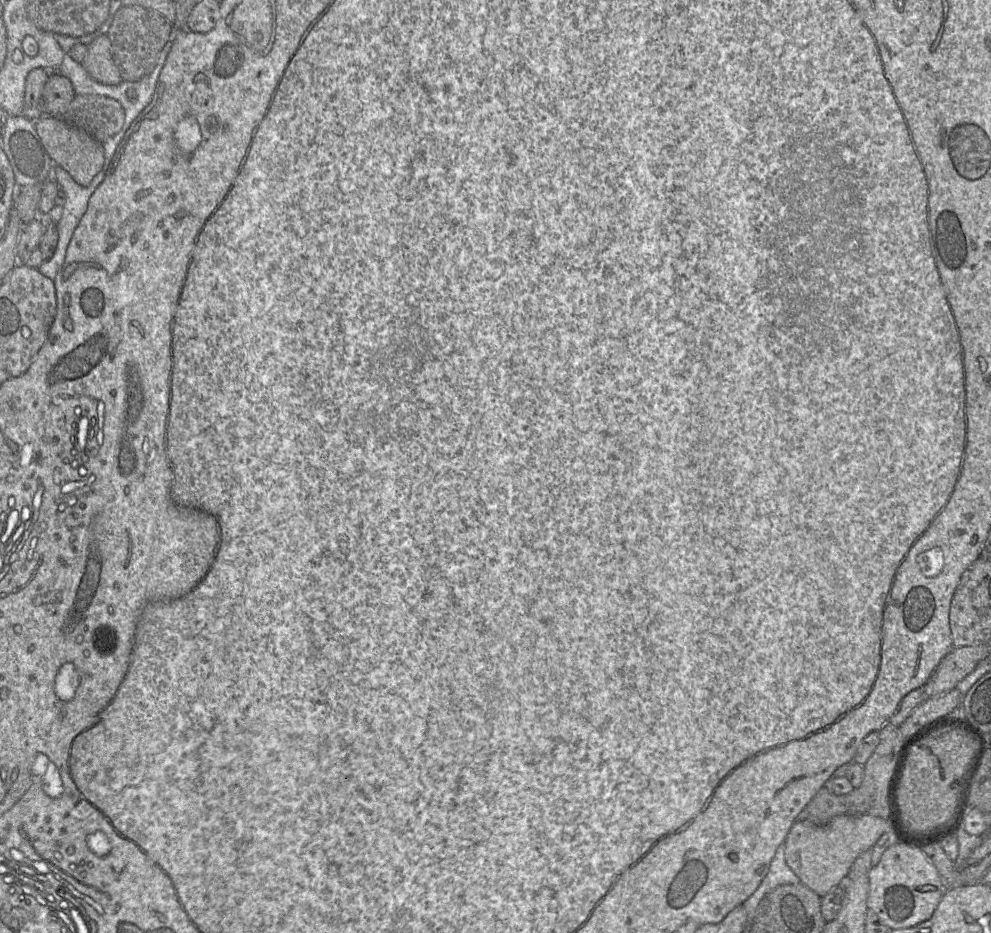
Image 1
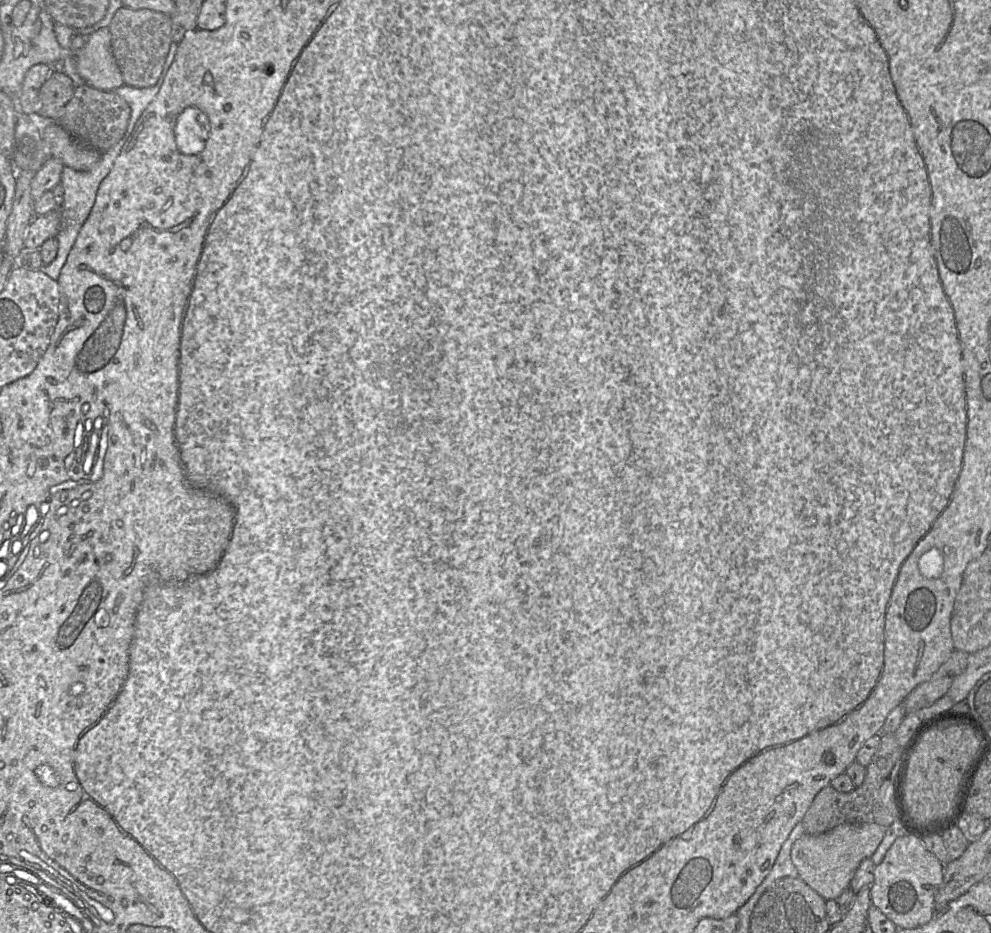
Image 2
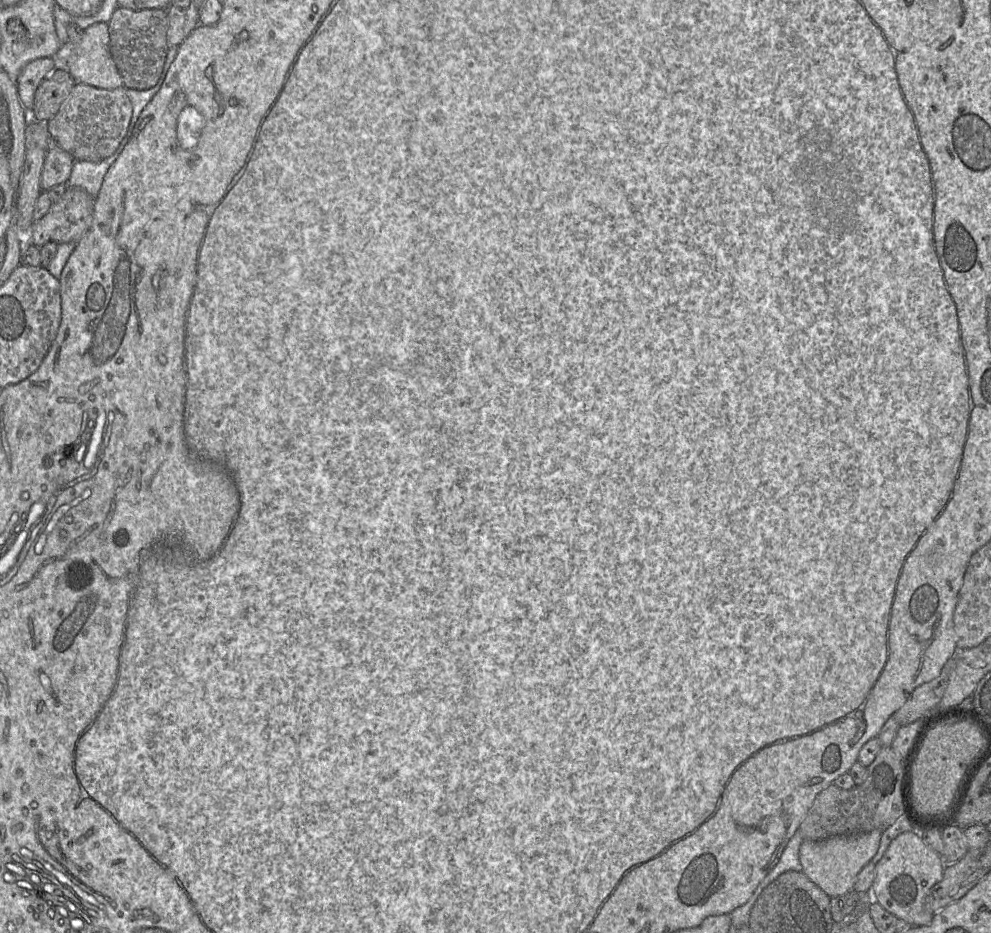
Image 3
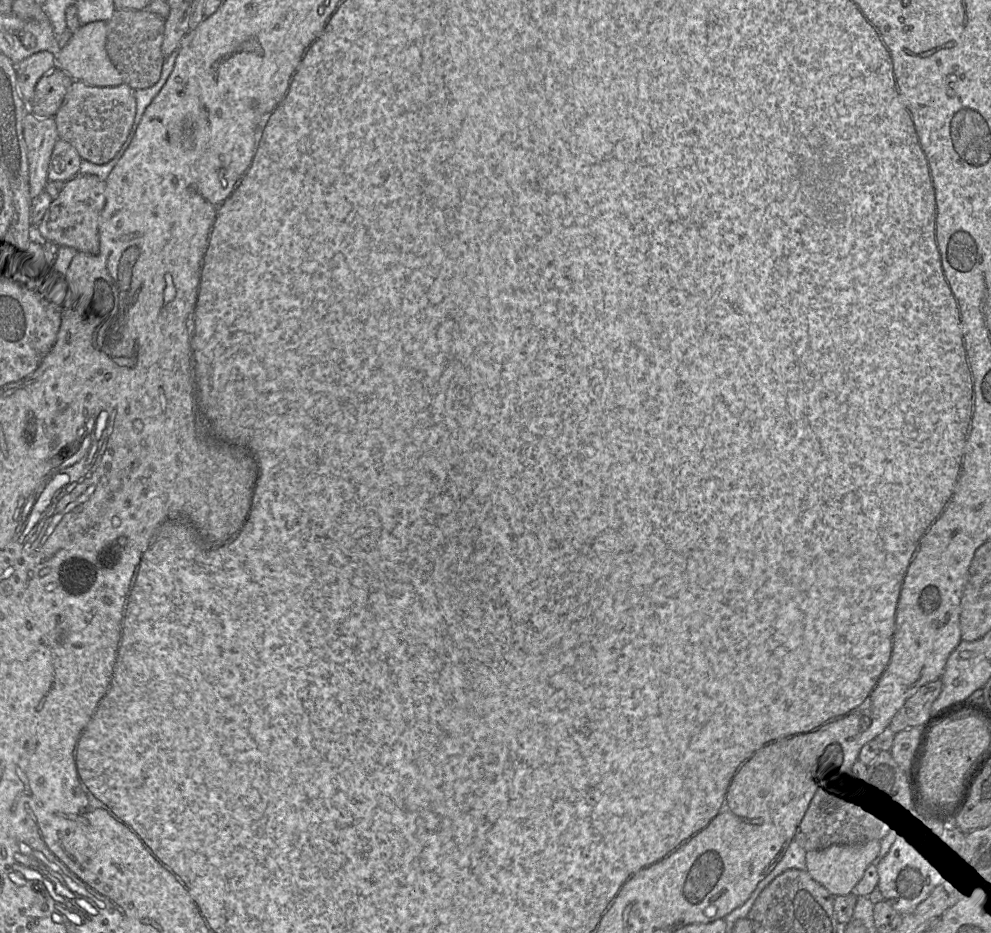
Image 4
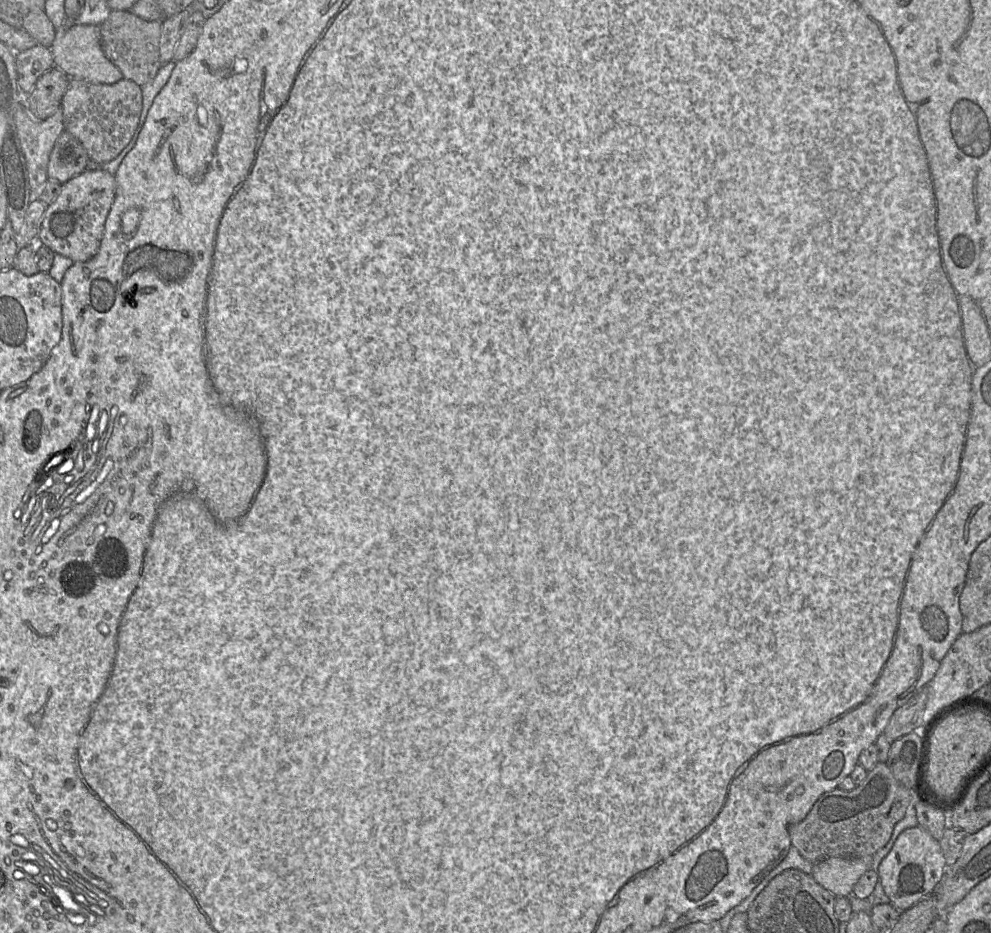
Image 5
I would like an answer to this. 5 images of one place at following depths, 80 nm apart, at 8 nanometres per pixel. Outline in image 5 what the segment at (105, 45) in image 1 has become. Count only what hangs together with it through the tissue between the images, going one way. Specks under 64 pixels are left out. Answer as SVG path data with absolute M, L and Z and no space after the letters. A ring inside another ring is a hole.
M66 19L56 32L56 38L50 49L54 66L69 78L82 79L94 84L114 84L123 79L120 69L106 57L102 50L99 25L79 25L73 20Z

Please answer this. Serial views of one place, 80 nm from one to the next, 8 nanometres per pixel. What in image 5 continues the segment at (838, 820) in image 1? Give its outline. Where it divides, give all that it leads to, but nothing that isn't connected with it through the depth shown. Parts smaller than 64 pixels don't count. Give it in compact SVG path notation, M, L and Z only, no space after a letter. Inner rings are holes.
M873 856L831 857L814 863L812 877L836 897L846 897L859 878L871 868Z

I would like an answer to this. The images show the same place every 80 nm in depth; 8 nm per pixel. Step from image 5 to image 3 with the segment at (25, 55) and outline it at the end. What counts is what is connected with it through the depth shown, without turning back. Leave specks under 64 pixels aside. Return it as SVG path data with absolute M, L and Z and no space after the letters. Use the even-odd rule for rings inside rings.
M55 57L38 58L24 66L16 82L19 99L27 111L33 108L35 92L40 83L57 67Z

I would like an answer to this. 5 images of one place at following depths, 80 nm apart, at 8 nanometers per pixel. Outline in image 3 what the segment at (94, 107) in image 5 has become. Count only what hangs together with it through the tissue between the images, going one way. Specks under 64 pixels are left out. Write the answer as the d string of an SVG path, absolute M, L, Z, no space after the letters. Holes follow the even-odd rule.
M76 83L58 113L47 121L47 127L53 143L59 145L75 160L99 162L117 150L127 133L132 111L125 87L106 90Z

